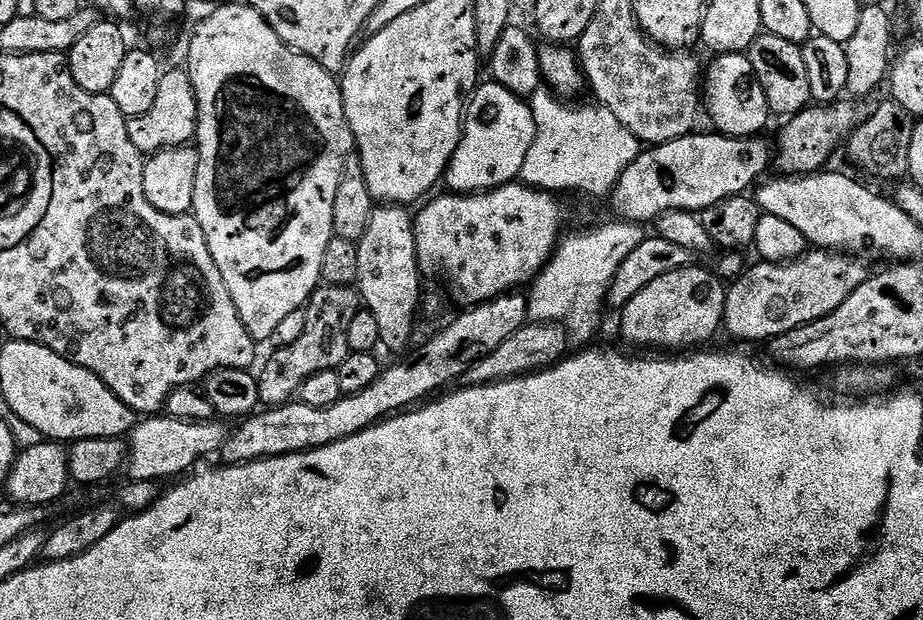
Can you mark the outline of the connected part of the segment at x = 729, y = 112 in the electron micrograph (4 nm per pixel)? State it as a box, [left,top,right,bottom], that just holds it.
[704,53,771,137]

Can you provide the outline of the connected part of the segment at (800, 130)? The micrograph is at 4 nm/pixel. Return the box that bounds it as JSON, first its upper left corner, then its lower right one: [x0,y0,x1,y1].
[774,98,870,176]

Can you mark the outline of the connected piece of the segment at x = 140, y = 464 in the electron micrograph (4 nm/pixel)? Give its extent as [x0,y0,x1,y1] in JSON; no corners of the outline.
[126,414,230,482]

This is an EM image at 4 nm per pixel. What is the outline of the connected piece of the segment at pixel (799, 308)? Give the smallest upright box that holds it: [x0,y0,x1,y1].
[723,250,870,342]

